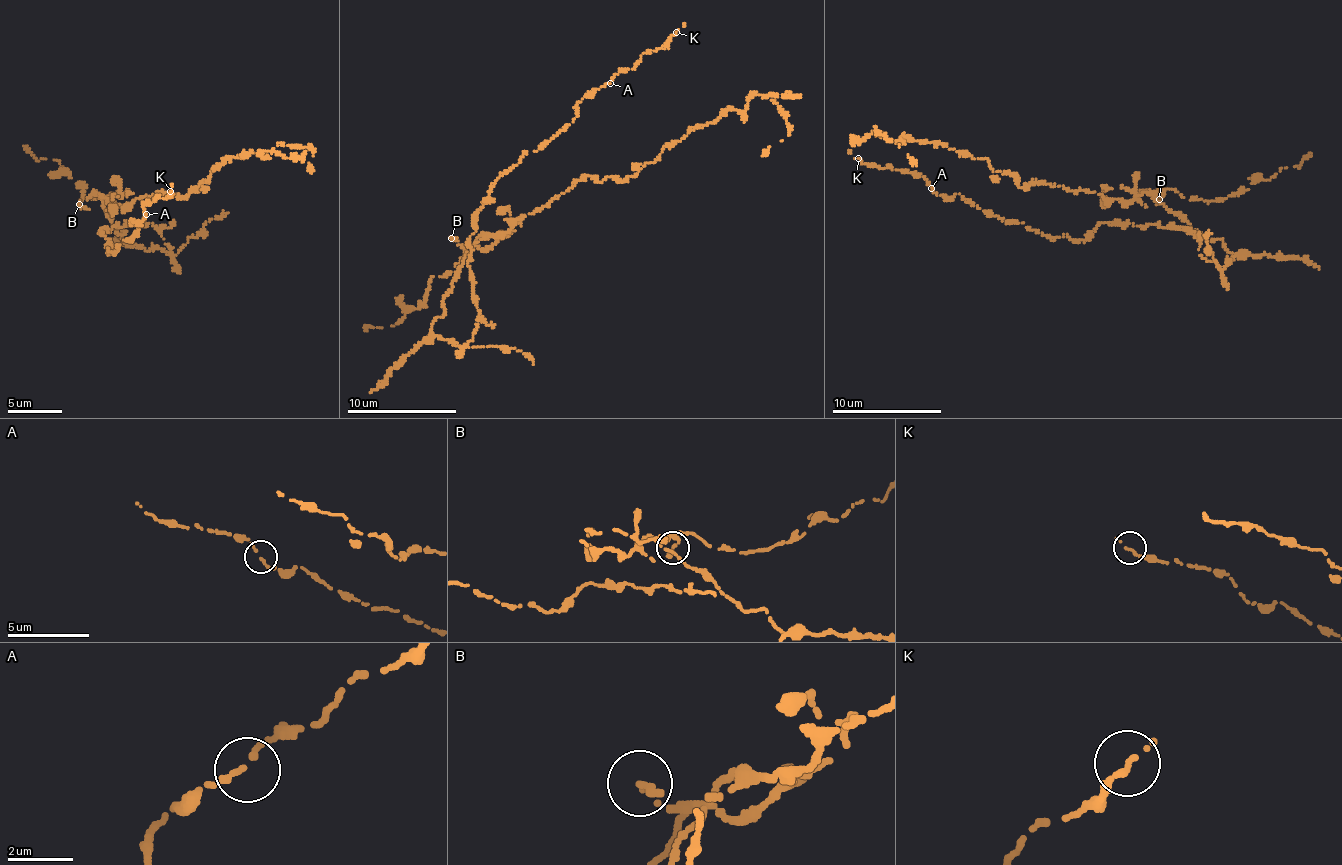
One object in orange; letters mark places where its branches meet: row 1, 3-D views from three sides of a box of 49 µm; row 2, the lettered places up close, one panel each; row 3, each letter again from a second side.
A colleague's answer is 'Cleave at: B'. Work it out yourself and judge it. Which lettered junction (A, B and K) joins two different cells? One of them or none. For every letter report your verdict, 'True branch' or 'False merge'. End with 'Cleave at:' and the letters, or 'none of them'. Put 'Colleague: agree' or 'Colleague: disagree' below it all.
A: True branch
B: False merge
K: True branch
Cleave at: B
Colleague: agree

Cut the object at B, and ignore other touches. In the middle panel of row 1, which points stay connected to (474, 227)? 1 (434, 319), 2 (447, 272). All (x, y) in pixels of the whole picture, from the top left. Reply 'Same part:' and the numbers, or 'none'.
Same part: 1

